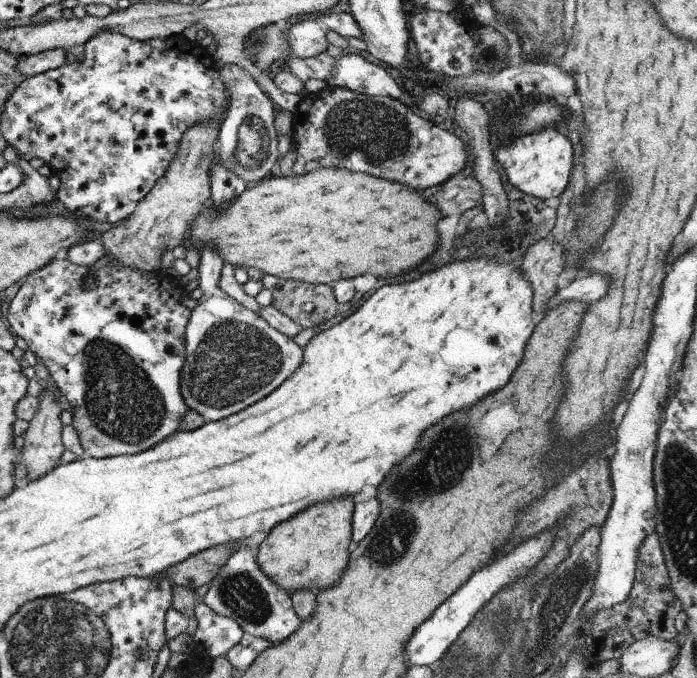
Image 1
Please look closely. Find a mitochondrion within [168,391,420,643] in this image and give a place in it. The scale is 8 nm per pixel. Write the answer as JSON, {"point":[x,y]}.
{"point":[238,592]}

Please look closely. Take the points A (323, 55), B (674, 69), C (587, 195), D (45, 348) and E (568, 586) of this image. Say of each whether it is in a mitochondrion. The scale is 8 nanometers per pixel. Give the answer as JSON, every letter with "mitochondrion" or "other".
{"A":"other","B":"other","C":"other","D":"other","E":"mitochondrion"}

